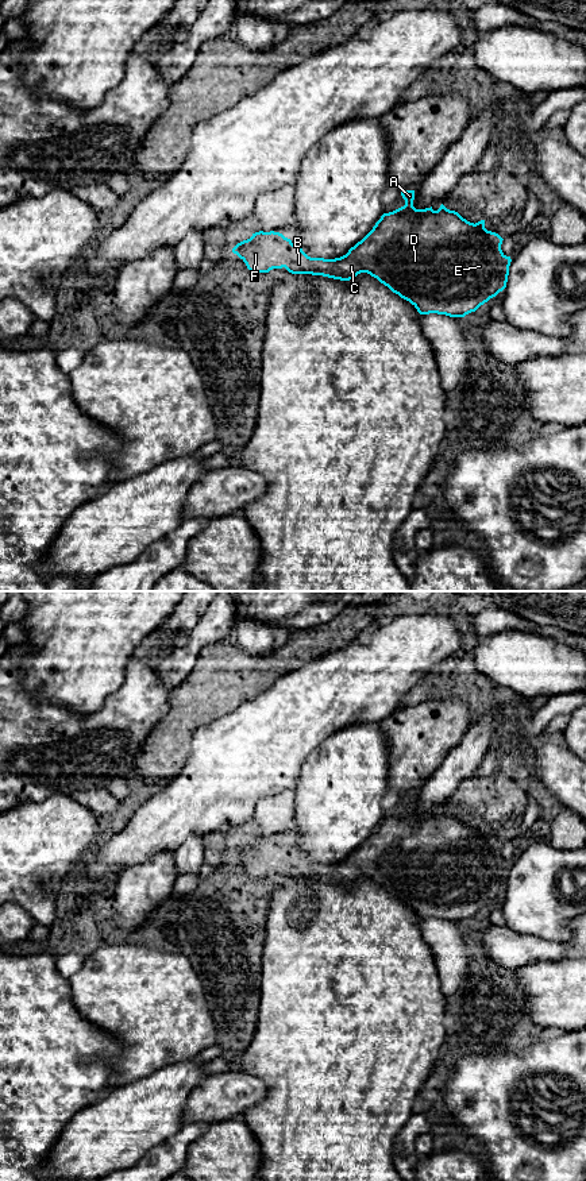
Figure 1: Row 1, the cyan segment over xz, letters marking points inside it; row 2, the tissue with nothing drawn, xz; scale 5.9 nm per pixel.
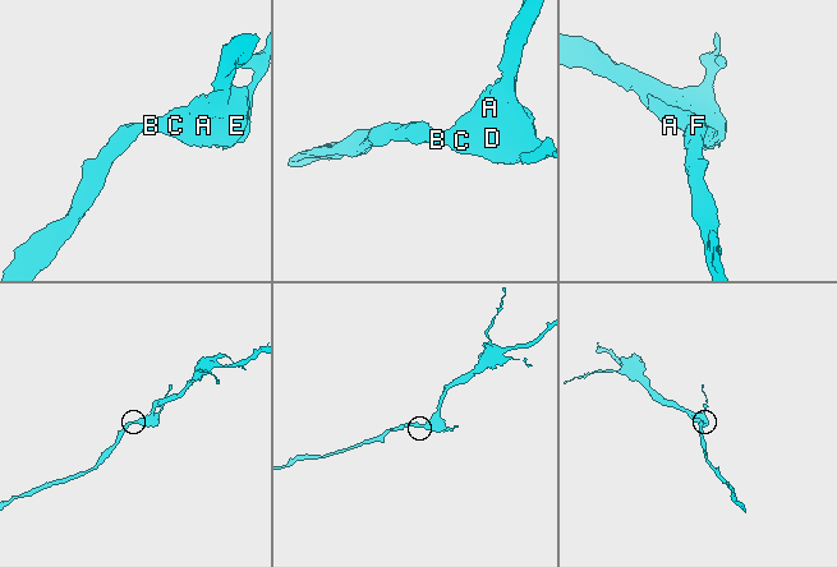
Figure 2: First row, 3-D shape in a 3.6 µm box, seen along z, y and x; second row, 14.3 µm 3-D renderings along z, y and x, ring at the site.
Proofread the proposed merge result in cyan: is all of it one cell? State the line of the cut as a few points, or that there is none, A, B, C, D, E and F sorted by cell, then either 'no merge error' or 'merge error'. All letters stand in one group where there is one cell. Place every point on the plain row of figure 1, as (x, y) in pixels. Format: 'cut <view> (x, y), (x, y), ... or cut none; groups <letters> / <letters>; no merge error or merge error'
cut none; groups A B C D E F; no merge error

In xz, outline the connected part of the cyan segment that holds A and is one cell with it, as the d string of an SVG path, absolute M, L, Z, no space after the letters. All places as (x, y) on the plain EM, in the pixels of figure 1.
M415 795L401 796L405 810L383 818L373 834L340 862L311 862L279 837L255 837L238 848L236 858L251 877L285 872L292 879L323 880L350 885L367 877L393 898L409 906L420 919L464 922L506 892L510 861L502 854L502 842L485 833L485 825L470 827L443 808L437 815L413 811Z

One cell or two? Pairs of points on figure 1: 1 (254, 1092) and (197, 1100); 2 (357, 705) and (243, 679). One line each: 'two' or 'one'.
1: one
2: two

